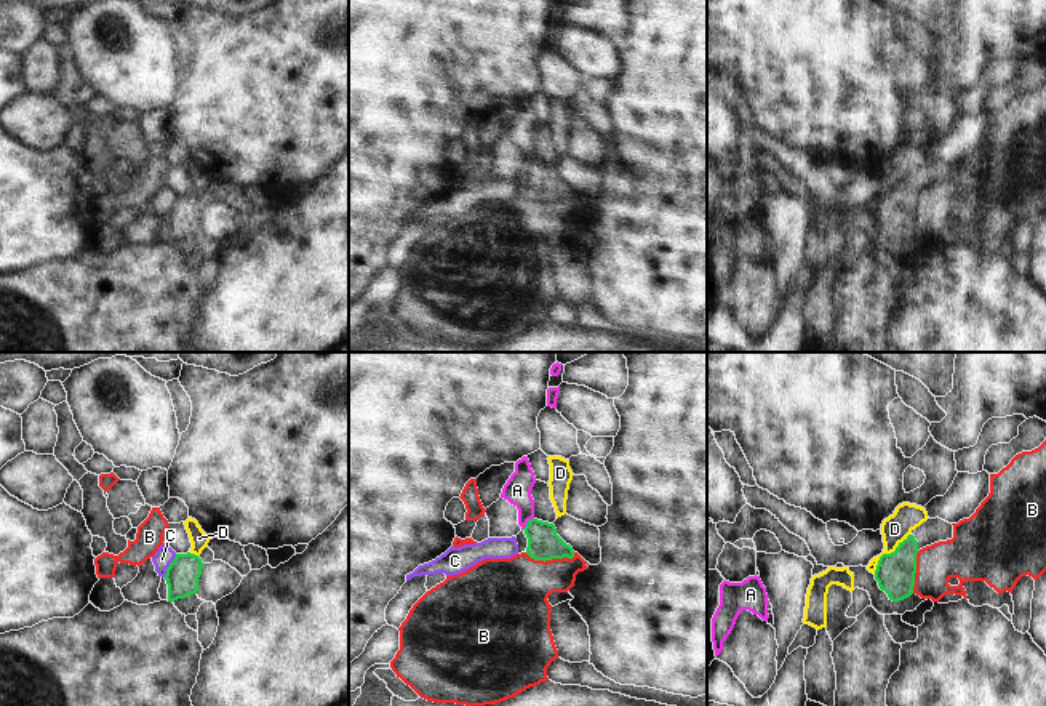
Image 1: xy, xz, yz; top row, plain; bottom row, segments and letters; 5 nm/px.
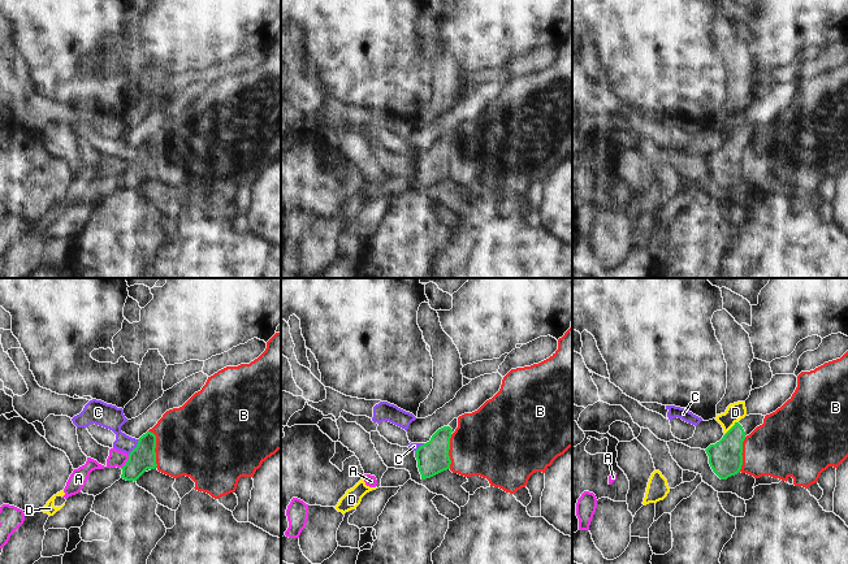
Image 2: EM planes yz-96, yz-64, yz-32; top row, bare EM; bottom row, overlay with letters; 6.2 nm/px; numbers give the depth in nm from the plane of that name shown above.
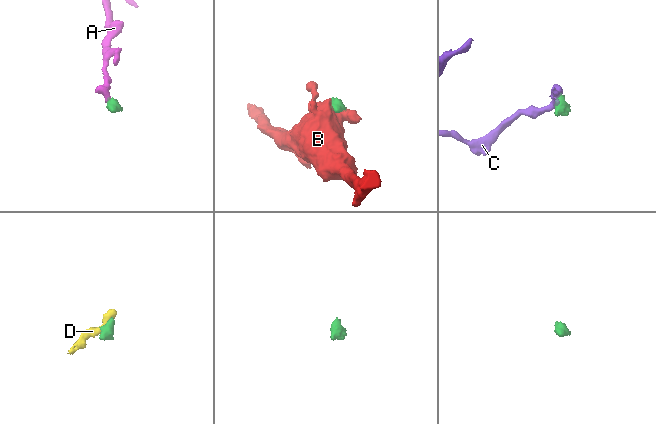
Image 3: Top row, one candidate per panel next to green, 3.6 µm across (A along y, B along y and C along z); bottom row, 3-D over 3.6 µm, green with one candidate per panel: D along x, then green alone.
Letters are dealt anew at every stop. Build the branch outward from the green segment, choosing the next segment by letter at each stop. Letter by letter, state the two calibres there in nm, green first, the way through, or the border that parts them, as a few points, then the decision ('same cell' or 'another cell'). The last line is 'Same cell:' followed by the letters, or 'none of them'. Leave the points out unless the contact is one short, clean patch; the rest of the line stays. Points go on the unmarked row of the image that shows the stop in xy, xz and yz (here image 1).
A: 160/140 nm | along xz (533, 159), (522, 170) | another cell
B: 160/340 nm | along xz (525, 194), (544, 202), (574, 197) | another cell
C: 160/90 nm | along xy (176, 196), (163, 216) | another cell
D: 190/140 nm | along yz (909, 175), (893, 192), (880, 199), (874, 215) | another cell
Same cell: none of them

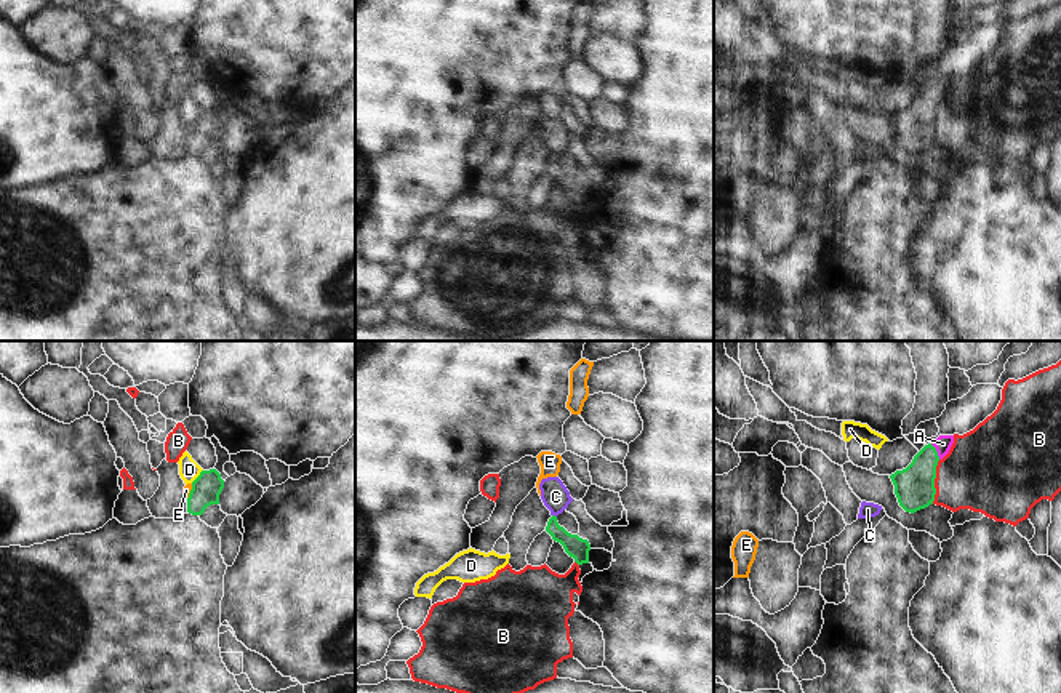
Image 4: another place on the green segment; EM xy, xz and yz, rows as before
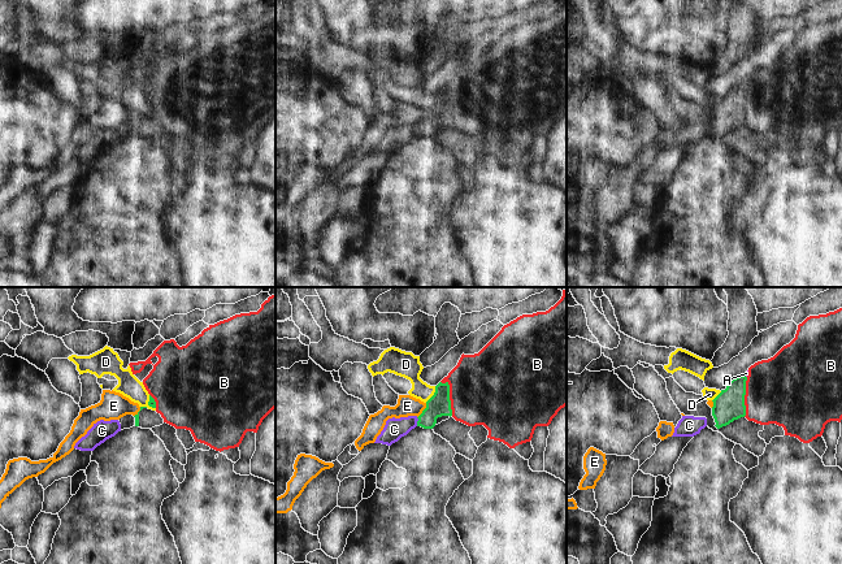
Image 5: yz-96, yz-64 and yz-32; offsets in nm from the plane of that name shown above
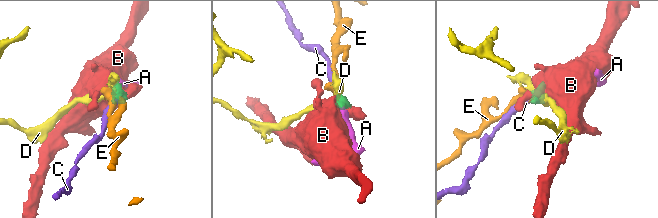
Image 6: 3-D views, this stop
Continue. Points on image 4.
A: 200/90 nm | across yz (914, 128), (924, 106), (936, 93), (943, 85) | same cell
B: 200/380 nm | along yz (940, 101), (935, 111), (935, 141), (932, 144) | another cell
C: 110/140 nm | across xz (575, 188), (554, 168), (554, 157), (556, 138) | same cell
D: 150/100 nm | along xy (202, 111), (191, 124) | another cell
E: 150/40 nm | along xy (192, 125), (188, 140) | another cell
Same cell: A, C

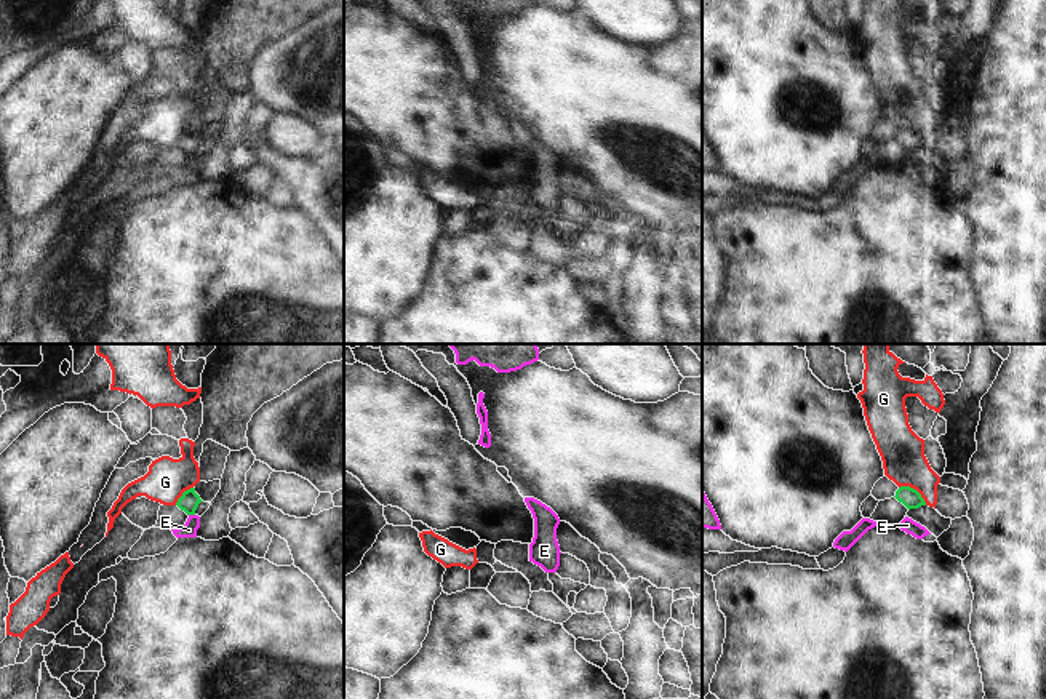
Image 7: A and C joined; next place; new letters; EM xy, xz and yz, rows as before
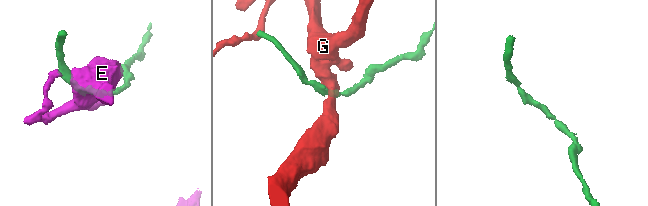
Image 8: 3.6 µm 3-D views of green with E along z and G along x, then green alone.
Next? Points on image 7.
E: 100/80 nm | along xy (189, 155), (194, 157) | another cell
G: 100/220 nm | along yz (899, 128), (912, 128), (926, 146) | another cell
Same cell: none of them

